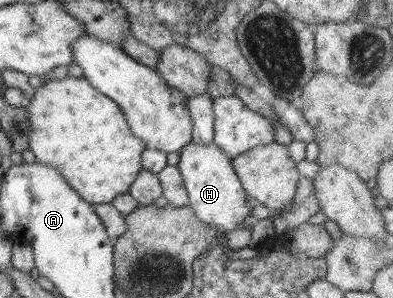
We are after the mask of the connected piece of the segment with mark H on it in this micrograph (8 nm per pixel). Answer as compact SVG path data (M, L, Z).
M190 145L180 149L178 169L182 174L189 198L190 209L197 219L210 226L216 226L225 235L232 229L242 229L243 223L252 218L251 198L243 188L234 171L231 157L216 145Z

